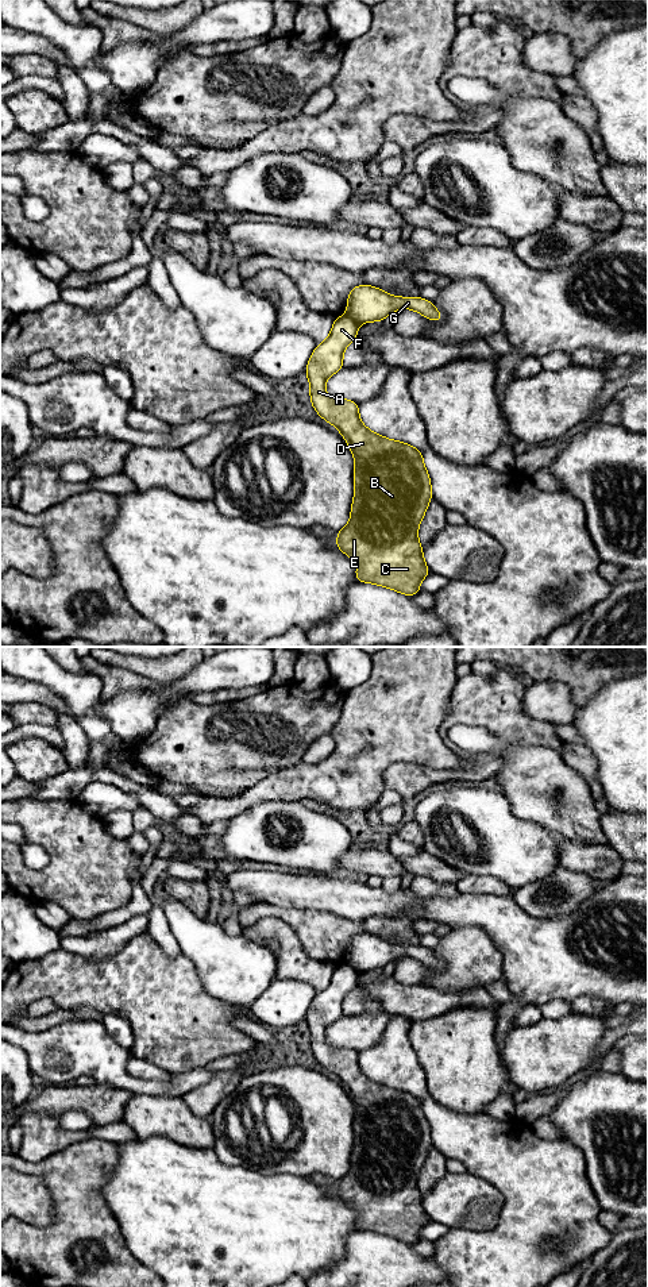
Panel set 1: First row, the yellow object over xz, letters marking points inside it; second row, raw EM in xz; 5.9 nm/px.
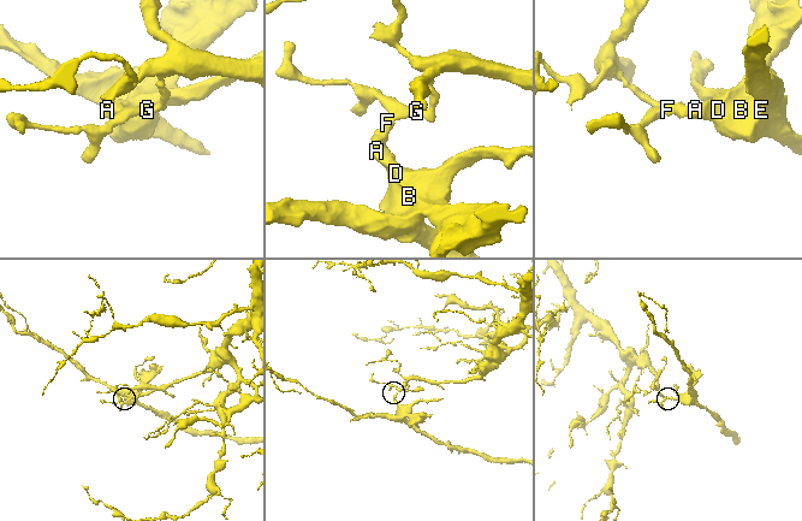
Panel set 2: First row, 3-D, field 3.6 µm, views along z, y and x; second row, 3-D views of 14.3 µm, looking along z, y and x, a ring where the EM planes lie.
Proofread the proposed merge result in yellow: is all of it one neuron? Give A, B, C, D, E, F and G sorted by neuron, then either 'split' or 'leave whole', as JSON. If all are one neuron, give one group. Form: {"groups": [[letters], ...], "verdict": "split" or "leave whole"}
{"groups": [["A", "B", "C", "D", "E", "F"], ["G"]], "verdict": "split"}

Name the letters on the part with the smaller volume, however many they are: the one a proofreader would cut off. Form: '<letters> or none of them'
A, B, C, D, E, F

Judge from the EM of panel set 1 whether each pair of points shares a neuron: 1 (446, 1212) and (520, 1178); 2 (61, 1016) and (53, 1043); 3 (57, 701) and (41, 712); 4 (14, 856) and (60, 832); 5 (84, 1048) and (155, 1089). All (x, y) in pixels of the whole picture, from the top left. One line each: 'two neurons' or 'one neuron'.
1: two neurons
2: two neurons
3: two neurons
4: one neuron
5: one neuron

